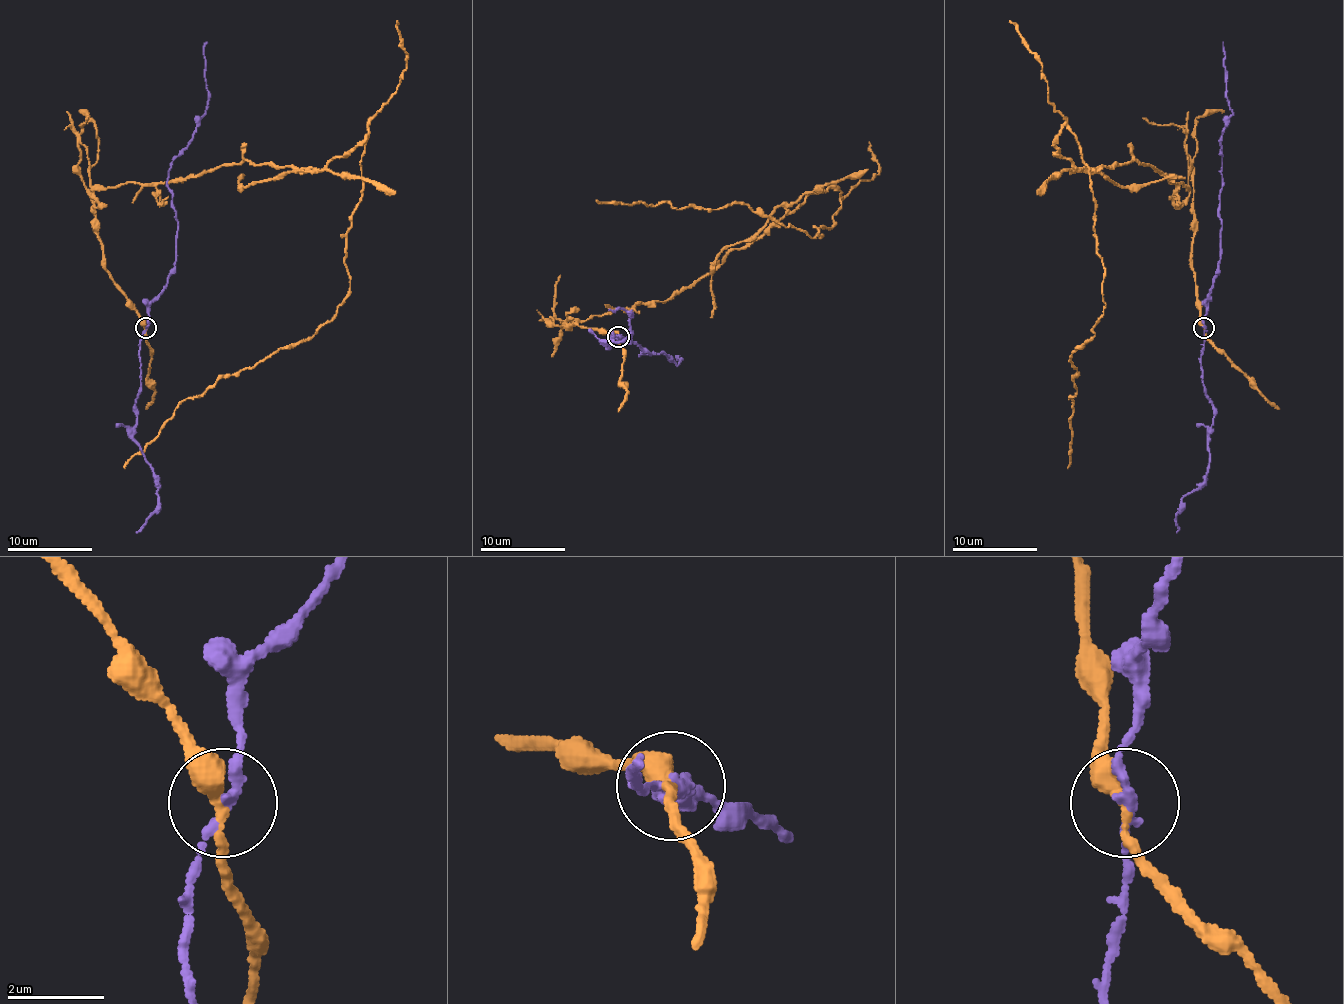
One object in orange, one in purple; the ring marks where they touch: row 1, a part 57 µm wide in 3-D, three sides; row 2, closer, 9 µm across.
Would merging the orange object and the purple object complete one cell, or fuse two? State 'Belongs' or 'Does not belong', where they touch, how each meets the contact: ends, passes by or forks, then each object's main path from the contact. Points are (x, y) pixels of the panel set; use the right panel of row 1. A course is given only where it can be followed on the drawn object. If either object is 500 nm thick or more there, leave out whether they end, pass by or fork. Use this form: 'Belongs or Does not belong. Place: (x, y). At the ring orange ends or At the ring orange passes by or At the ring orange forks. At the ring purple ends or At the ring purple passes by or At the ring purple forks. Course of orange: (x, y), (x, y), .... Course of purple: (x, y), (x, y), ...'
Does not belong. Place: (1204, 327). At the ring orange passes by. At the ring purple passes by. Course of orange: (1203, 328), (1188, 188), (1136, 161), (1078, 169), (1064, 127), (1106, 305), (1070, 355), (1068, 467). Course of purple: (1203, 328), (1205, 305), (1220, 260), (1220, 140), (1224, 120), (1231, 112), (1222, 42)

